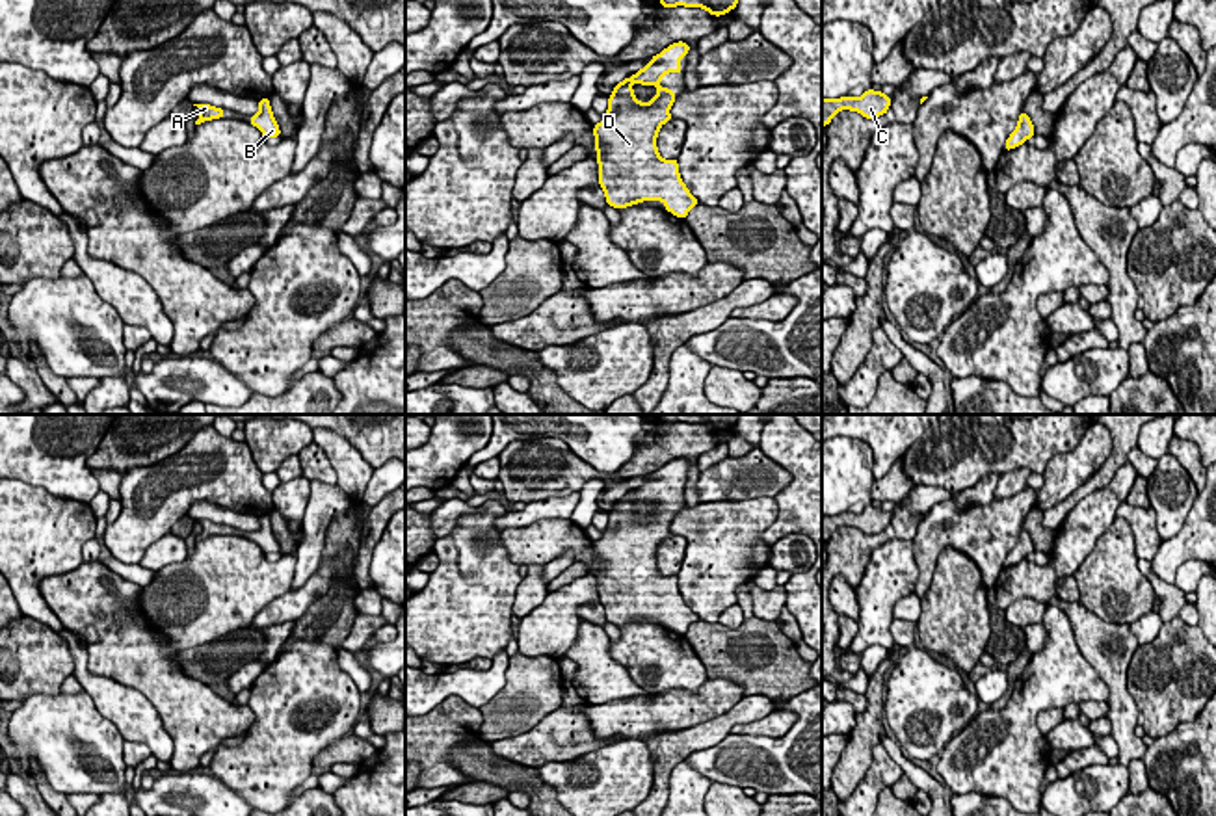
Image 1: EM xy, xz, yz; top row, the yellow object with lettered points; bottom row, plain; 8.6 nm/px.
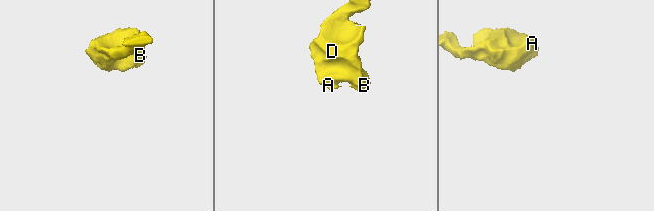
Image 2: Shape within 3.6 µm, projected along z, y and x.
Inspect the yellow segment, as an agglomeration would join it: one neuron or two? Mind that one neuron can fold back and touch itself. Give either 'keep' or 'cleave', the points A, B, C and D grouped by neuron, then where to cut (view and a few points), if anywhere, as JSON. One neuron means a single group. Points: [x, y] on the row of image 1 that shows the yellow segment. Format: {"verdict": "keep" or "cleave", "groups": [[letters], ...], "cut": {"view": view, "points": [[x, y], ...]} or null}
{"verdict": "keep", "groups": [["A", "B", "C", "D"]], "cut": null}

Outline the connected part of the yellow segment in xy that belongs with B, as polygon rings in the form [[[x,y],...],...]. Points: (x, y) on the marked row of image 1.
[[[270,97],[258,99],[260,112],[249,117],[249,123],[257,126],[264,138],[281,138],[279,125],[271,113]]]

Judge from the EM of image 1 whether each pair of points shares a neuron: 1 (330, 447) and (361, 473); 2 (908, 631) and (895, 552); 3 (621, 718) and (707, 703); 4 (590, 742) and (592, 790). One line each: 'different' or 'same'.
1: same
2: different
3: same
4: different

